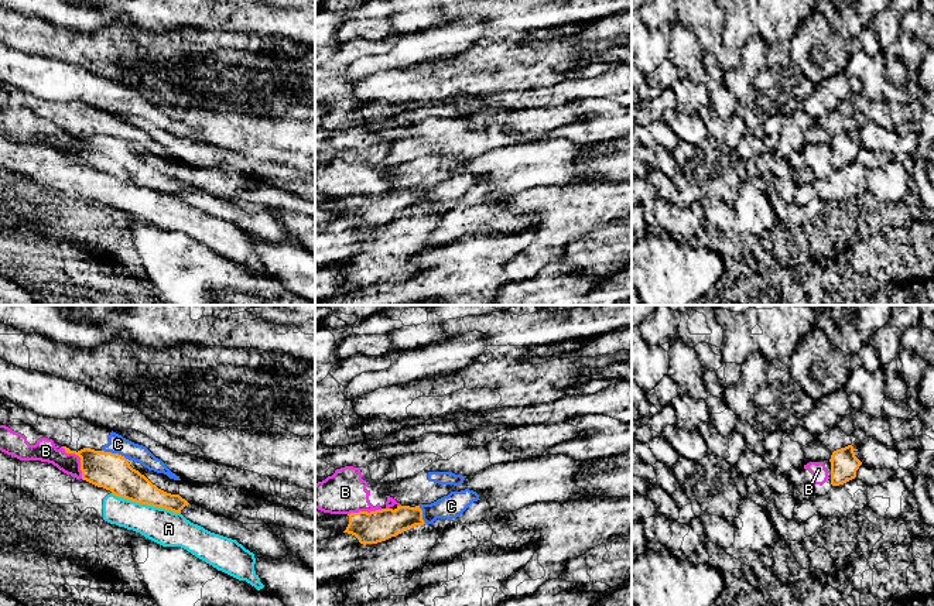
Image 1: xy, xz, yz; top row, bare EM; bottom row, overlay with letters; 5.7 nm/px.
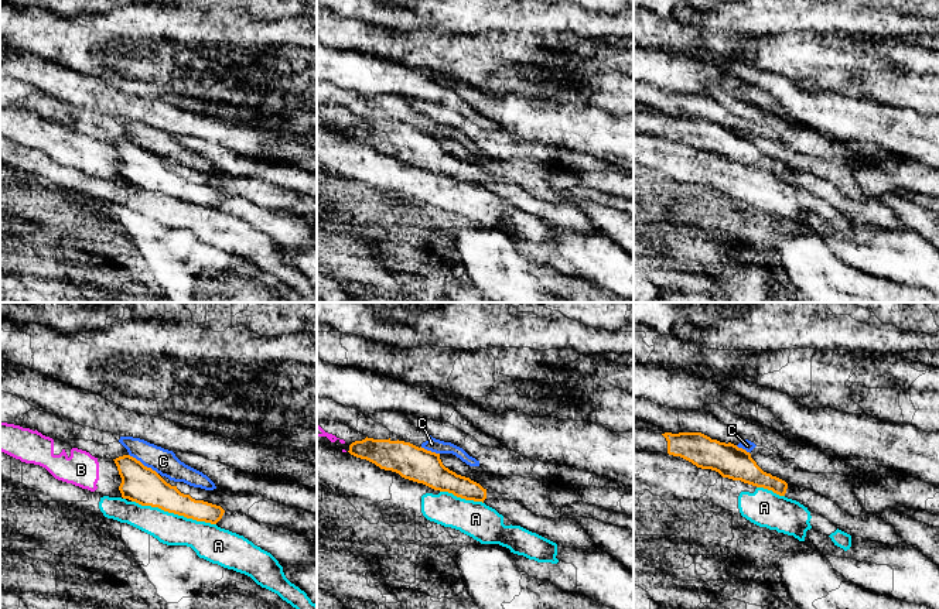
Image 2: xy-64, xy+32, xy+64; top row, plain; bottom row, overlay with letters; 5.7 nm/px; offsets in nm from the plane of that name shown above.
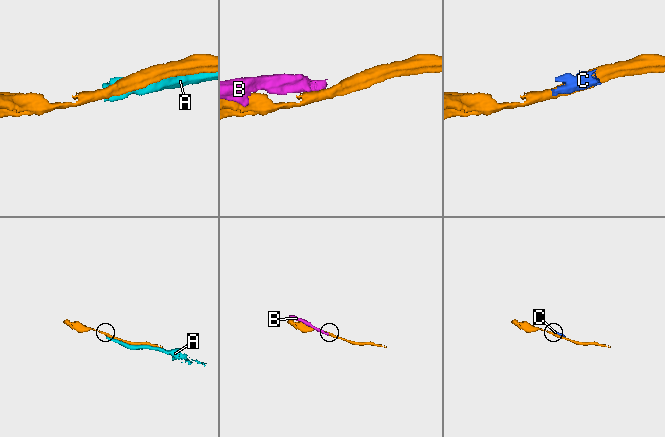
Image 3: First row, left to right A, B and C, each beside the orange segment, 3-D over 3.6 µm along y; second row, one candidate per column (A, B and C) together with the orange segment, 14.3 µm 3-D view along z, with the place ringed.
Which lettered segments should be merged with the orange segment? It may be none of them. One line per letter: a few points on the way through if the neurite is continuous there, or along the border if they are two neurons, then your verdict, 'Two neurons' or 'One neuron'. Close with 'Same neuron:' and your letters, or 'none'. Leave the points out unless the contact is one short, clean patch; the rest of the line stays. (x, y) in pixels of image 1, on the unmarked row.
A: Two neurons
B: Two neurons
C: Two neurons
Same neuron: none

